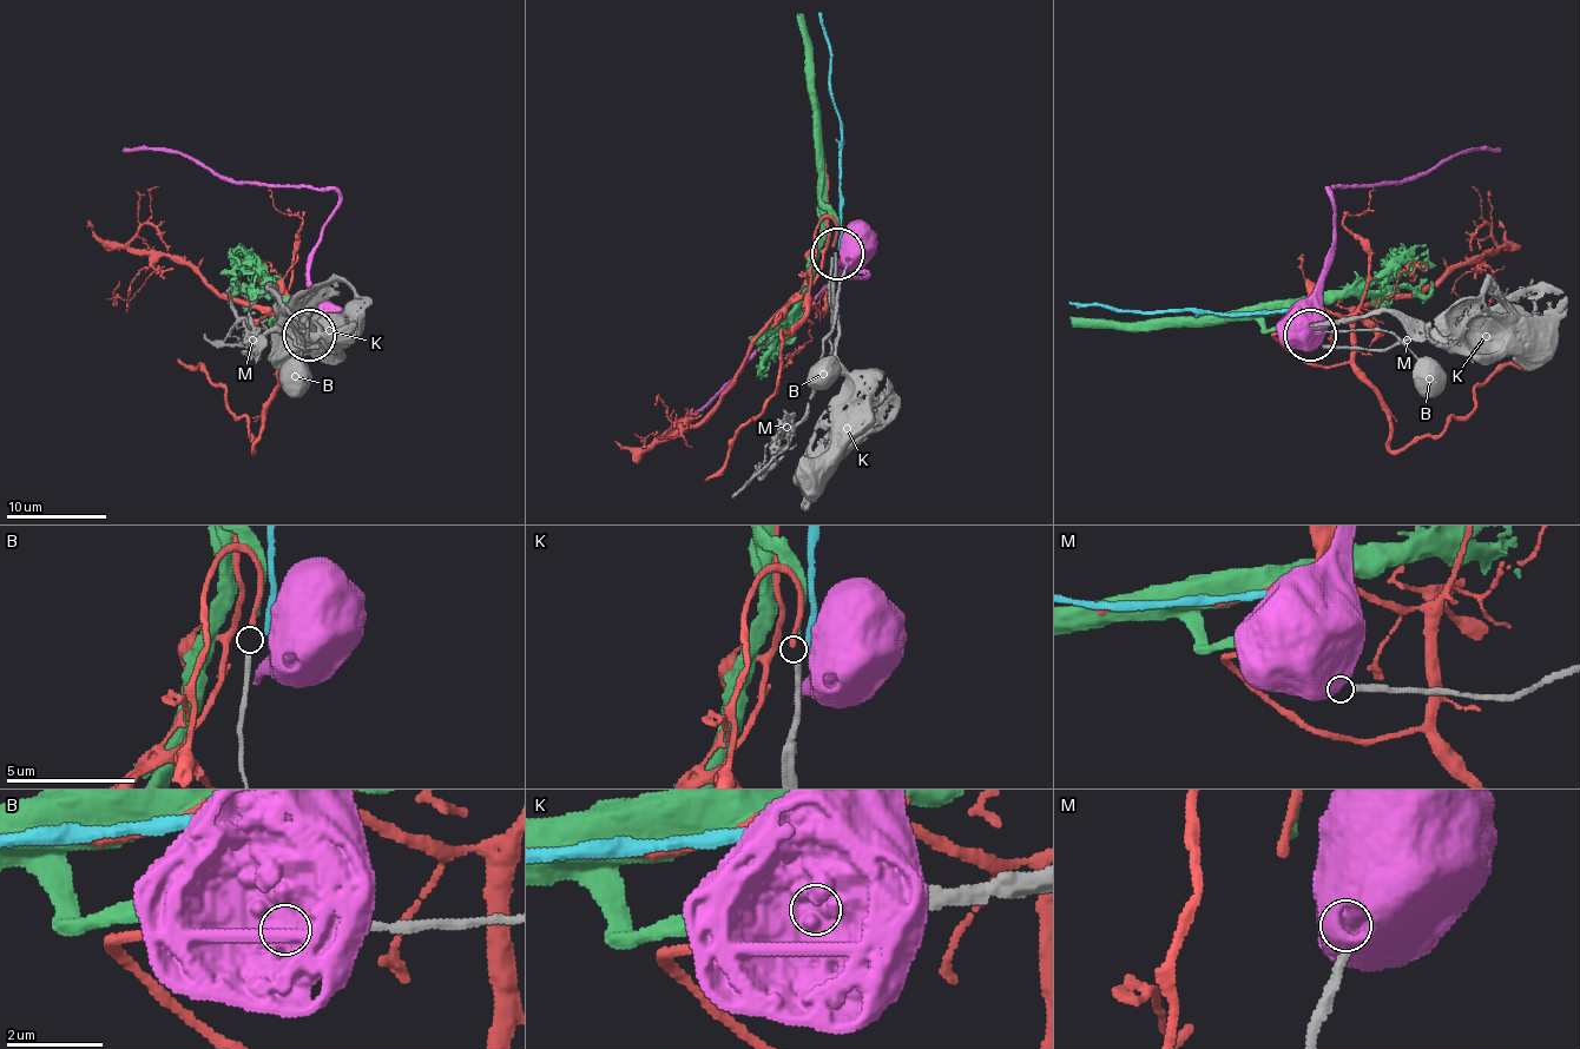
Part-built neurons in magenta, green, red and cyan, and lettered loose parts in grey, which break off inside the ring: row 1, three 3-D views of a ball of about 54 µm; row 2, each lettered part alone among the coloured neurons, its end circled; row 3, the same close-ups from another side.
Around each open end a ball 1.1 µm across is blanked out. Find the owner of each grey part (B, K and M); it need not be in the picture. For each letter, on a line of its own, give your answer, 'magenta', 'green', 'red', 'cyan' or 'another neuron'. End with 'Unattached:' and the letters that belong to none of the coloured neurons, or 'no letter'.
B: red
K: green
M: another neuron
Unattached: M

